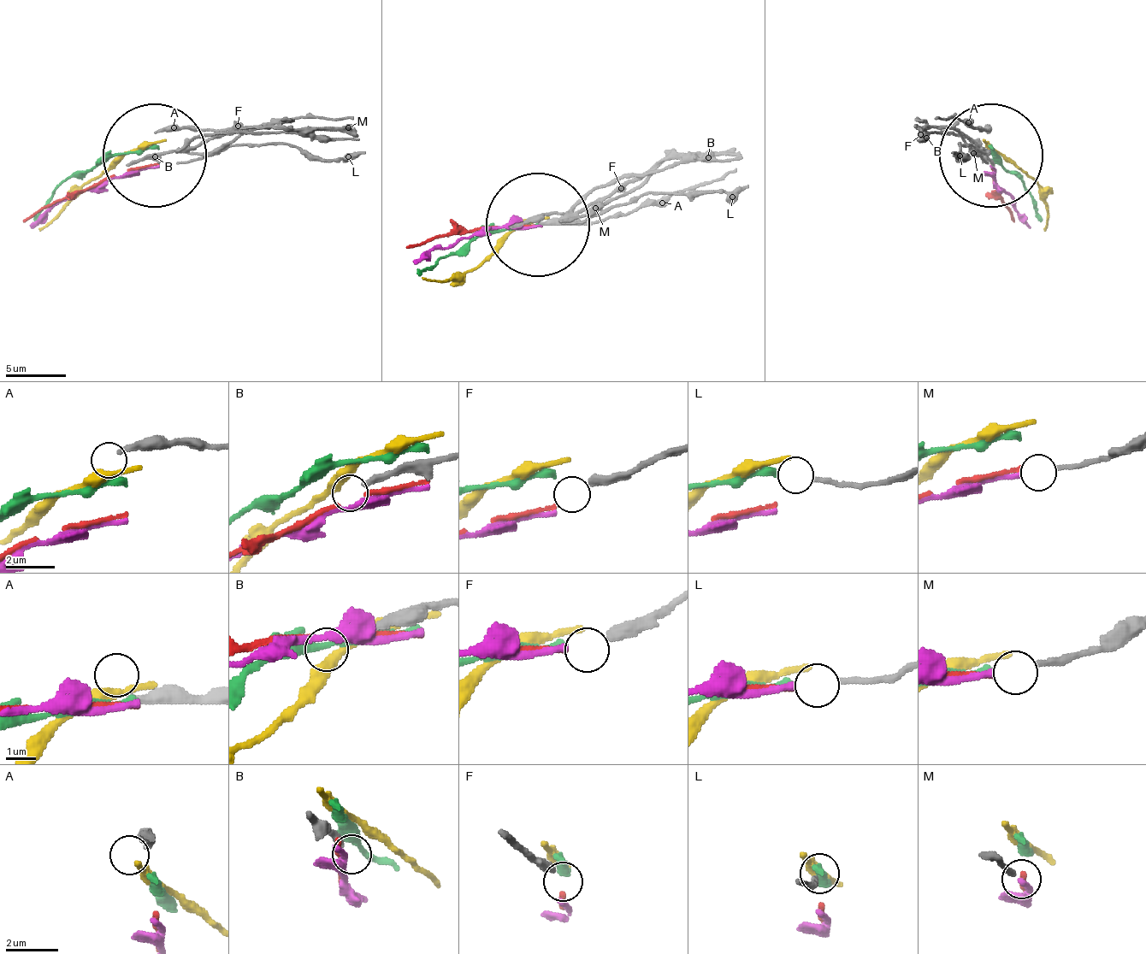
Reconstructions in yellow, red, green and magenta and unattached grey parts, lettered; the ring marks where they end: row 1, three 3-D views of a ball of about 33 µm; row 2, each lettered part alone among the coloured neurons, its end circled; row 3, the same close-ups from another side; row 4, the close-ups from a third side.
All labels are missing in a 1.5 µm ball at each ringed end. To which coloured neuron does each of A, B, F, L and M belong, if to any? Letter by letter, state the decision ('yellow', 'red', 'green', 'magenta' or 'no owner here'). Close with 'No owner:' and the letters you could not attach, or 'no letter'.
A: no owner here
B: no owner here
F: red
L: green
M: magenta
No owner: A, B

